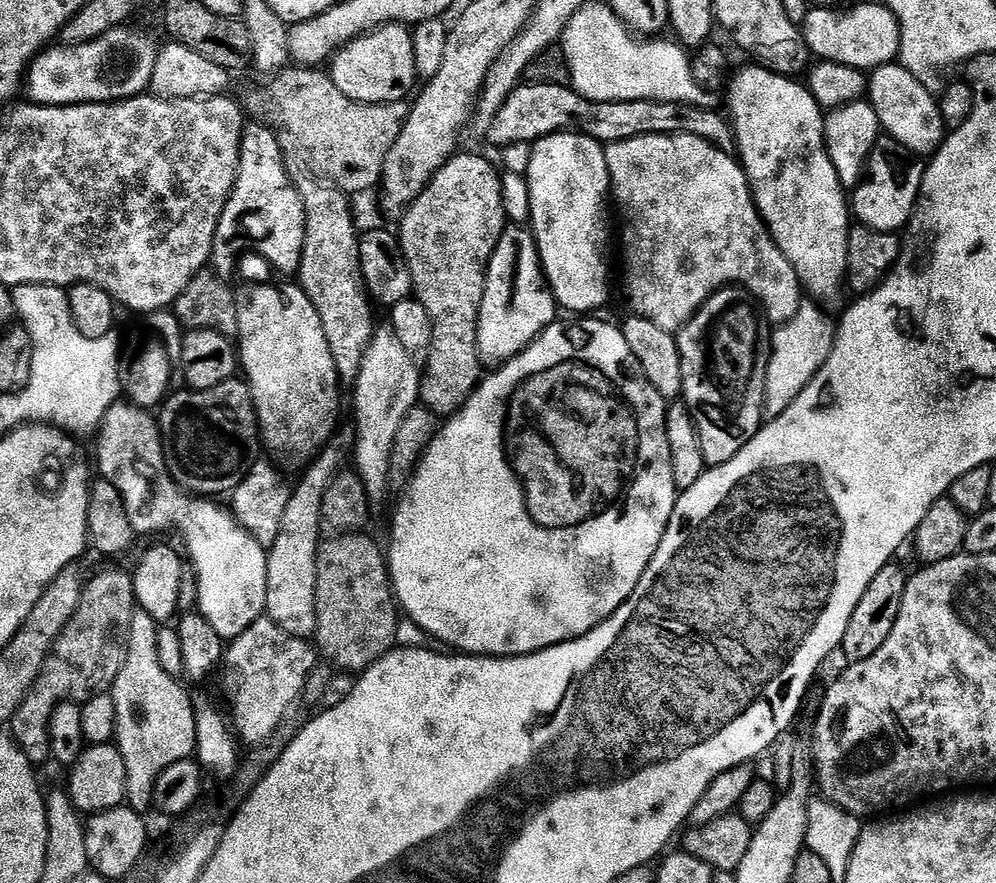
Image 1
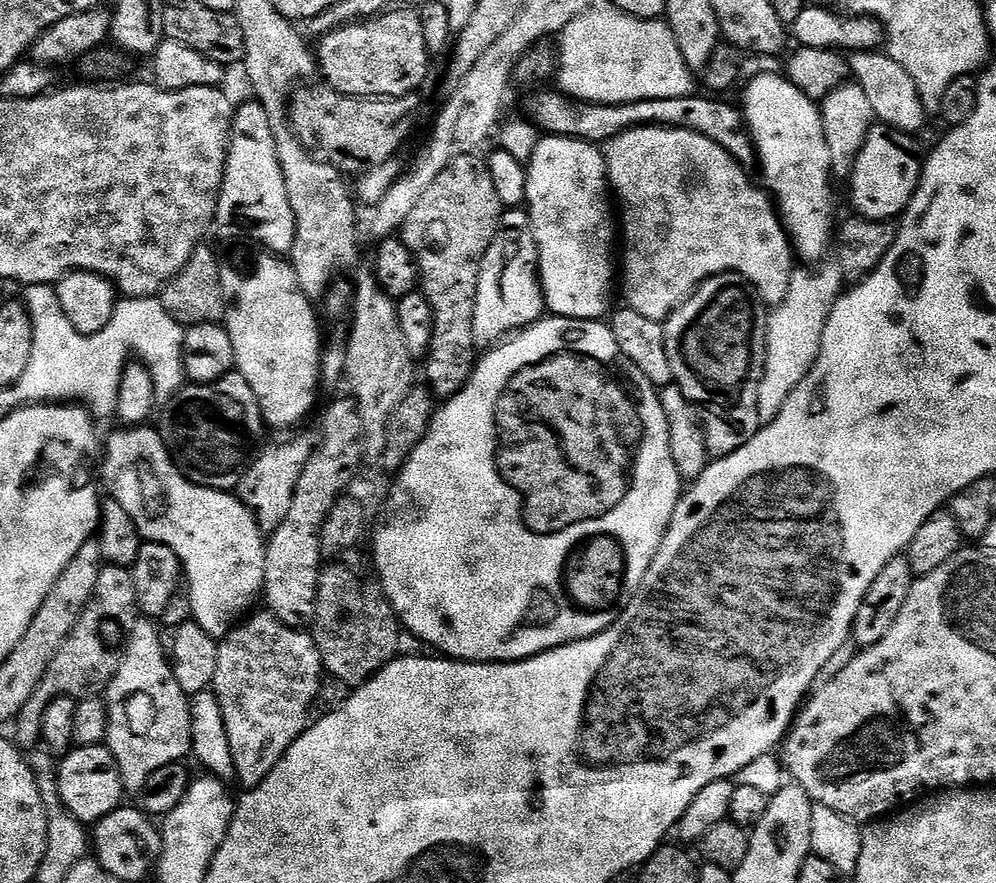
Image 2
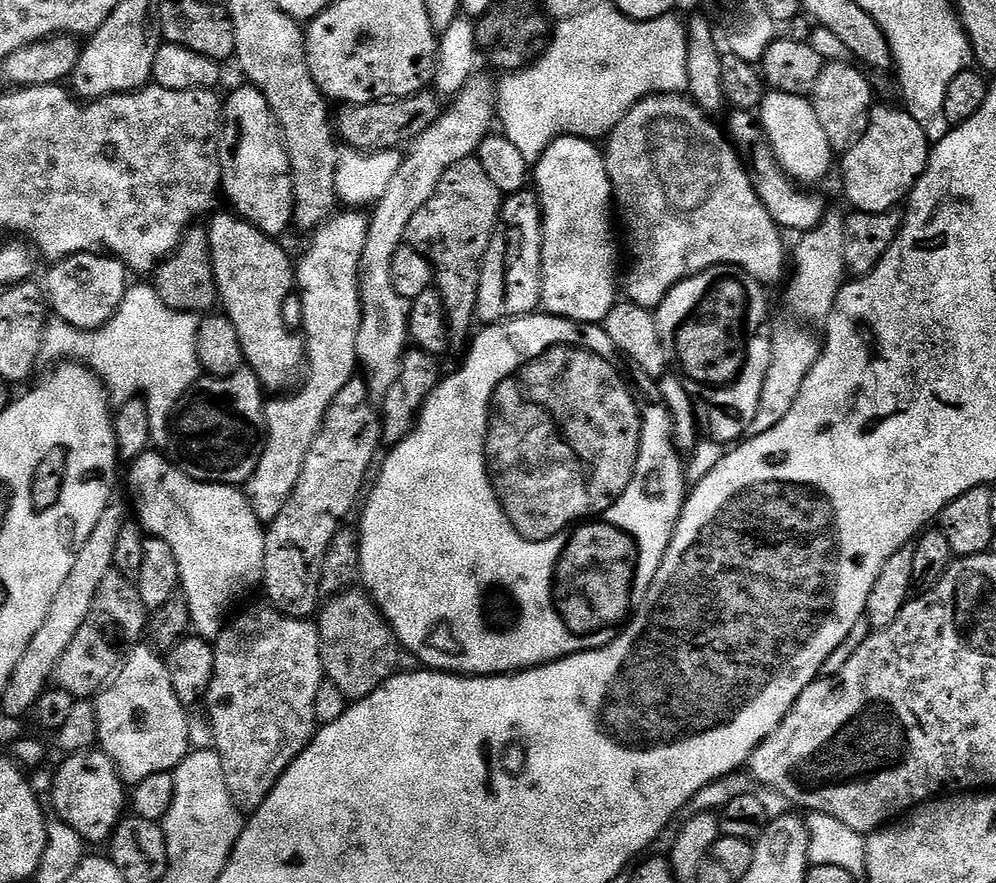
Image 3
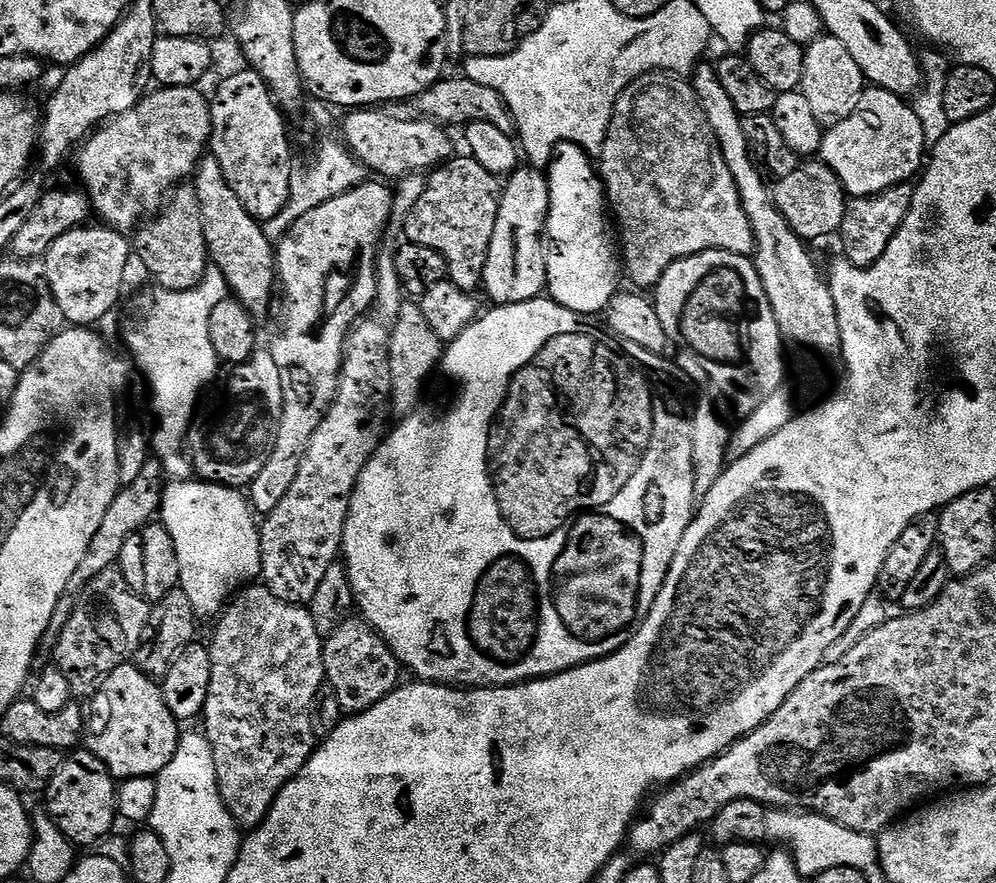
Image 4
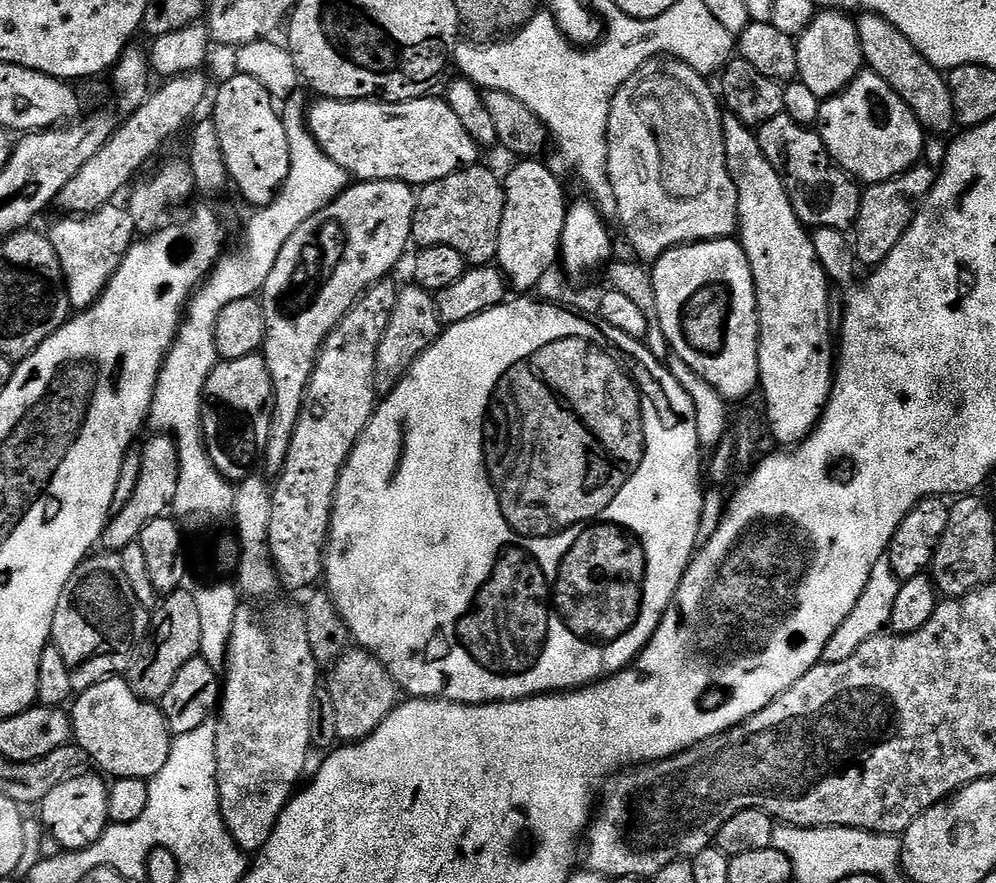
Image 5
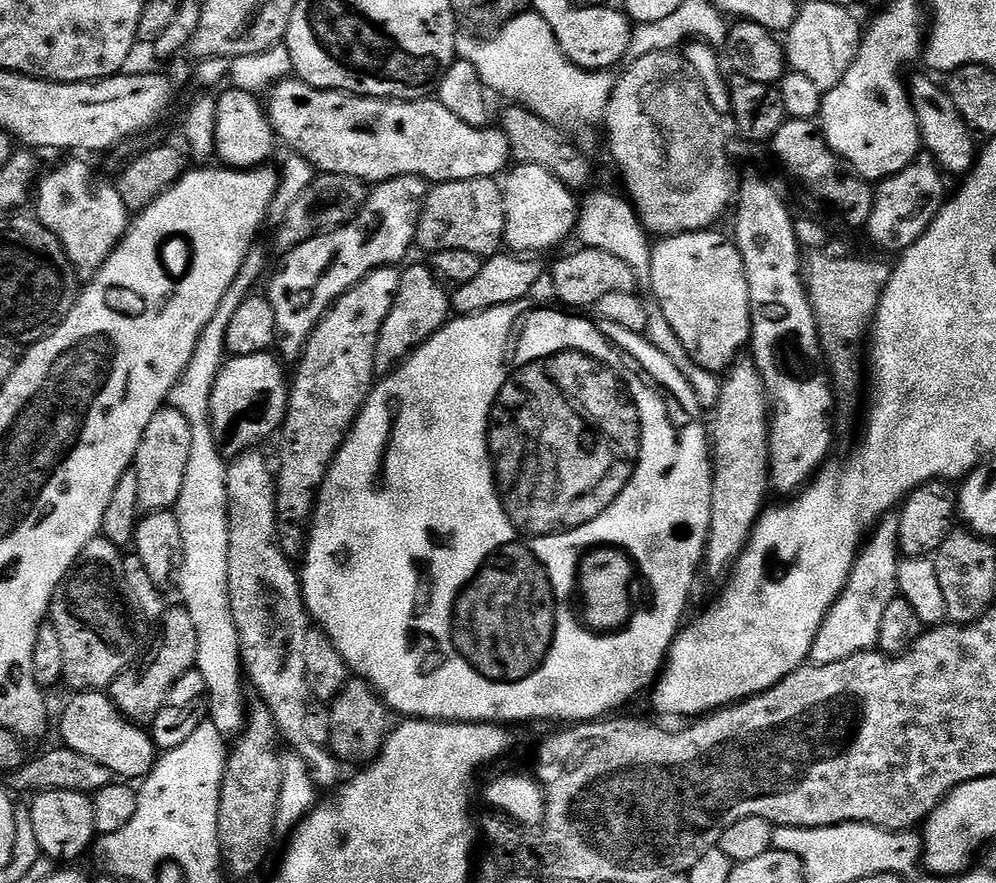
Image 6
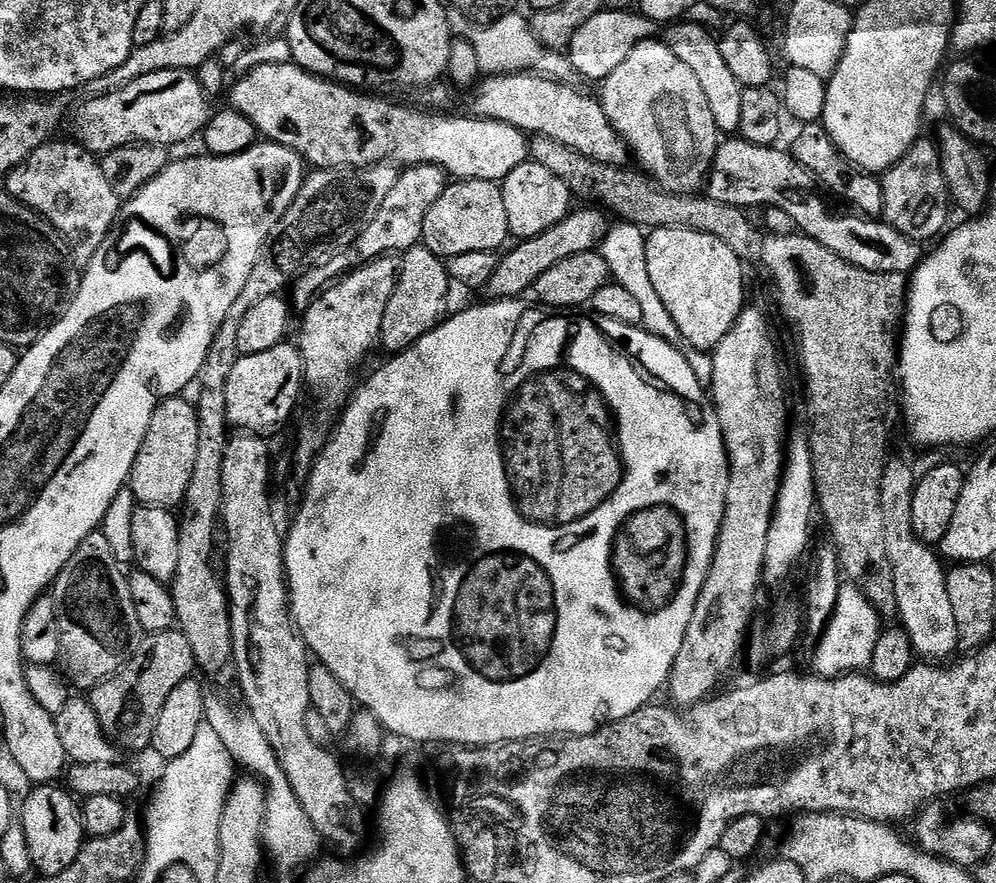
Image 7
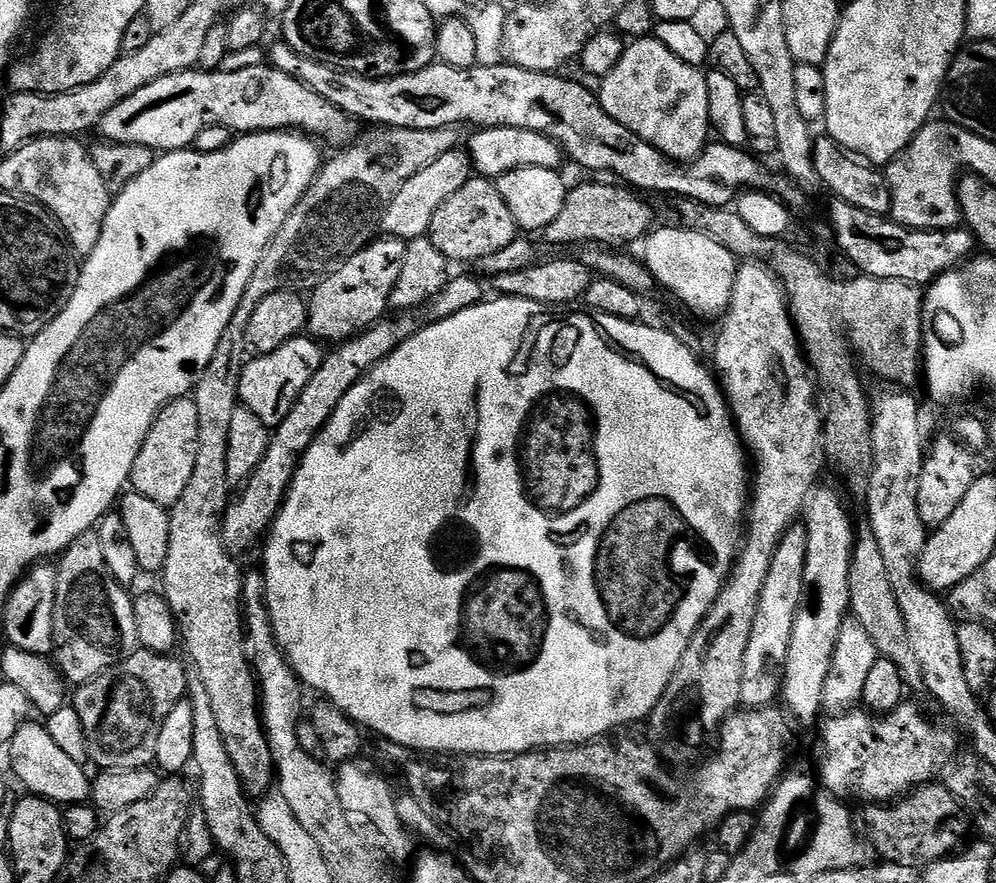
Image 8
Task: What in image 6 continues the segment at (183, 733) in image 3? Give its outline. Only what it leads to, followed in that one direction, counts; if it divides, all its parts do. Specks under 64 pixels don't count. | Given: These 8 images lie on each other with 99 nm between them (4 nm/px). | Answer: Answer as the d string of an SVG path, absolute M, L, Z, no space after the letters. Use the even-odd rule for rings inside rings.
M76 692L73 700L64 708L60 716L60 736L63 747L74 750L78 754L86 754L86 758L94 758L101 766L106 766L113 777L124 782L140 782L152 771L158 759L158 749L152 741L149 729L131 720L127 720L122 713L116 709L111 695L99 692Z

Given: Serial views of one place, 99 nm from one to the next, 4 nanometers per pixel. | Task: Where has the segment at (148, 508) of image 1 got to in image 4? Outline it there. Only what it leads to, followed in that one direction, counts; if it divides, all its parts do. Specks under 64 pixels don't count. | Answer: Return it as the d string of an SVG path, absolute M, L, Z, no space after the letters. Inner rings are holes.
M196 478L165 483L158 520L170 534L170 538L174 538L174 550L178 550L179 587L186 590L197 618L219 617L238 589L251 585L261 575L258 520L249 497L243 491L225 488L222 484L201 482Z

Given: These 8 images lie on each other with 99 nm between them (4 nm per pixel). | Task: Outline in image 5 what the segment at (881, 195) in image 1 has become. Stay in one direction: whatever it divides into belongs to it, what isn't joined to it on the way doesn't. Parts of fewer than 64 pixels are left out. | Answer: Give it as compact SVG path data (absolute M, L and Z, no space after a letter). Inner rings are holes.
M867 70L861 71L844 91L837 96L827 97L821 103L818 131L836 163L864 186L881 184L915 168L921 159L926 139L925 129L921 128L910 106L906 106L895 90L885 80L878 78L878 74Z

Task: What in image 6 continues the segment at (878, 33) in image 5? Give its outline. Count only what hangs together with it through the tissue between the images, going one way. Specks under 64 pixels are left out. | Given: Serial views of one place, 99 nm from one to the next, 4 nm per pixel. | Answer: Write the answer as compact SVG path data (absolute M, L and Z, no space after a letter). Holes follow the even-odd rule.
M931 75L928 76L916 76L910 80L912 109L920 124L920 143L926 149L927 155L939 164L941 173L947 174L949 177L952 175L963 178L976 165L977 137L962 118L962 114L958 114L958 106L954 106L947 91L941 85L939 88L931 80L931 78L933 79Z

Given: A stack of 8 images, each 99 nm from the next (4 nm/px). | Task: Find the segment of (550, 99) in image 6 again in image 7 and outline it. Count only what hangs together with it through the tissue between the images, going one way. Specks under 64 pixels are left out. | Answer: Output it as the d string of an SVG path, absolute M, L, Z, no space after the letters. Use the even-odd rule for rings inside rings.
M519 11L498 18L493 24L468 26L462 32L463 39L469 40L478 54L478 66L481 73L490 76L505 76L507 72L538 72L542 76L551 76L561 82L573 75L569 57L559 51L547 48L532 32L529 17L520 16Z

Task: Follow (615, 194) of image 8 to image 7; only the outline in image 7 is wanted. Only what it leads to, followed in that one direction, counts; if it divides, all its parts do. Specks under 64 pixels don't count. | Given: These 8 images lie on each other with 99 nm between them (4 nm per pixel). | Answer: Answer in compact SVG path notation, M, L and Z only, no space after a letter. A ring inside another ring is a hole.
M596 206L578 208L569 211L568 216L562 218L562 222L558 222L558 226L550 226L550 230L538 234L533 240L519 241L513 252L505 251L500 256L500 265L494 270L486 287L486 292L492 295L489 297L493 301L523 297L525 295L523 292L531 293L542 274L558 262L563 262L566 258L571 258L576 254L586 254L599 249L610 227L610 221L604 217L607 215Z

